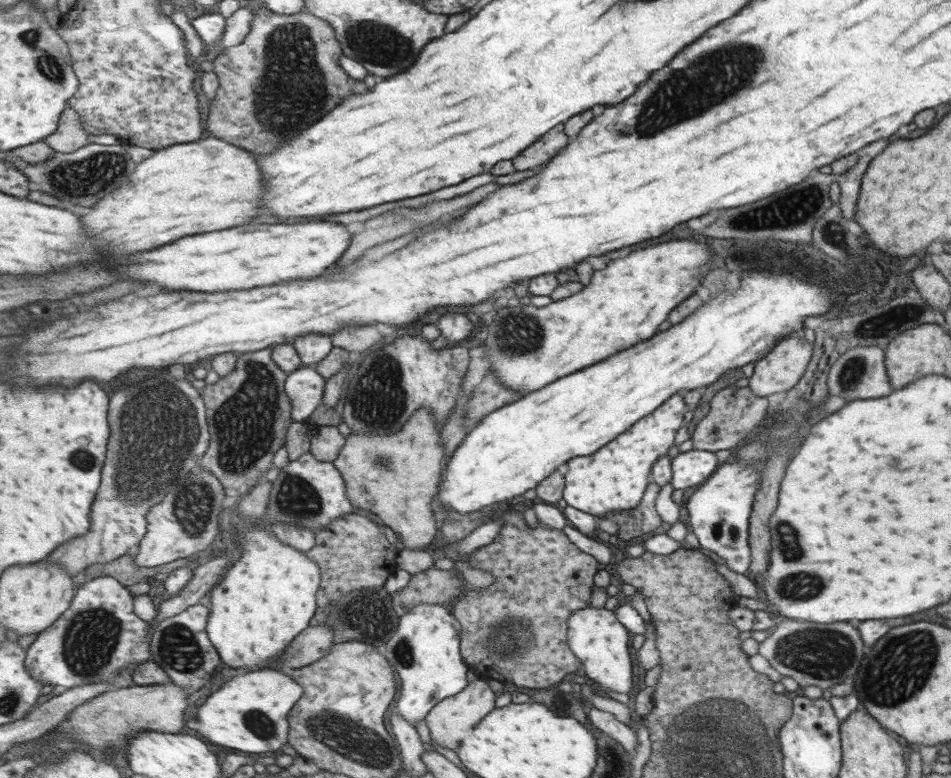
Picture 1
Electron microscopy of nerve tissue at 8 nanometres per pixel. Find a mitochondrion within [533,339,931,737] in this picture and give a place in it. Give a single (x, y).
(827, 654)

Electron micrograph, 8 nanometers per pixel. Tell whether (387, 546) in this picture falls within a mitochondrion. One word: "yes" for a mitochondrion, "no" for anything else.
no

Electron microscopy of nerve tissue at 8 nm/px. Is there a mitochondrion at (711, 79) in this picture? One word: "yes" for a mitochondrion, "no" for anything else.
yes

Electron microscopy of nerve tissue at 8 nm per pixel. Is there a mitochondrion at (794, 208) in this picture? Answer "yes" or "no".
yes

